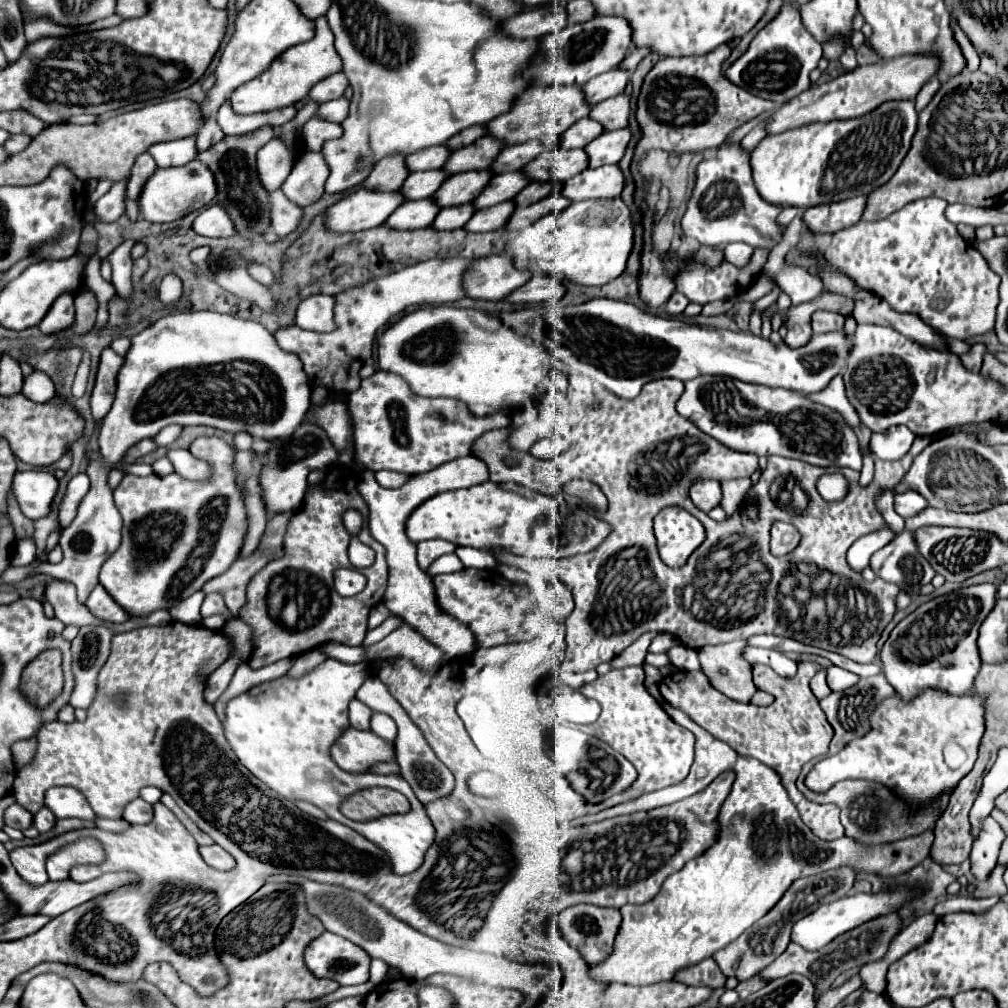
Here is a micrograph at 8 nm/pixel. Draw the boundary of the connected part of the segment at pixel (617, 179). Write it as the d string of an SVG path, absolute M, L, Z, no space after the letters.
M599 166L585 170L563 184L563 196L571 202L617 198L623 190L623 174L617 166Z

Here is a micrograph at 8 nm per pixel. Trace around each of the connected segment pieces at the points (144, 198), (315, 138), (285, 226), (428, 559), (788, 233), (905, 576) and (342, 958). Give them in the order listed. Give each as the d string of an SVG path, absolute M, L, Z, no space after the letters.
M193 160L179 168L159 168L145 184L139 198L141 216L149 222L173 222L183 218L189 212L201 210L217 196L217 182L213 172L199 160Z
M313 116L311 120L305 122L301 136L303 136L303 144L305 144L307 150L319 152L325 140L337 138L337 136L341 136L341 132L343 132L341 124L335 124L335 122L323 120L319 116Z
M277 190L269 196L271 202L271 226L275 230L277 236L287 236L289 232L293 232L303 216L303 210L293 204L291 200L287 200L287 196Z
M425 540L425 542L419 542L417 544L417 562L419 562L419 568L421 570L427 570L427 566L443 556L443 554L449 554L453 552L453 544L447 542L447 540Z
M797 215L785 229L782 240L771 250L767 264L763 266L763 272L775 280L775 284L791 296L793 304L813 300L821 294L823 282L821 278L809 274L803 268L789 266L785 262L787 251L795 247L799 242L800 233L805 229L802 215Z
M901 532L885 548L877 550L871 556L871 570L879 578L909 592L911 598L915 598L921 586L931 582L935 576L929 562L917 552L913 532Z
M323 932L305 950L309 970L321 978L333 978L341 986L363 984L369 980L371 958L363 948L333 934Z

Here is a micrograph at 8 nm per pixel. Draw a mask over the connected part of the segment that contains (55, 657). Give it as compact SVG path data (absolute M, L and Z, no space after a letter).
M59 650L43 652L23 672L23 690L37 706L53 701L63 688L62 655Z

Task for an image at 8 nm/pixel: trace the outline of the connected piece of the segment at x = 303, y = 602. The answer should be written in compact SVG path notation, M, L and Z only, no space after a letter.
M337 464L337 466L339 467L332 467L327 472L321 484L307 486L301 508L289 520L289 526L287 526L287 532L285 532L285 538L283 538L283 546L285 546L283 556L277 558L277 560L271 560L267 566L263 566L251 578L251 582L247 586L247 602L239 610L239 618L253 628L253 636L251 636L253 650L251 650L251 658L249 658L251 668L269 666L277 660L291 658L295 654L307 652L307 650L321 646L325 642L341 642L341 644L347 644L347 646L361 646L361 644L369 646L369 644L383 640L387 634L391 634L395 628L399 628L403 624L403 620L399 616L391 614L381 626L367 632L369 610L383 600L383 594L385 594L385 588L387 588L387 560L385 560L385 546L369 536L369 530L365 528L365 524L363 524L361 532L357 534L357 538L361 538L361 542L371 546L377 554L373 566L361 570L361 574L365 574L365 578L367 578L367 586L365 586L363 592L359 592L357 596L351 596L351 598L339 596L333 588L334 571L338 568L352 567L349 558L347 558L347 546L349 546L351 534L343 524L343 514L347 510L359 510L361 516L367 520L367 504L365 504L365 500L361 500L361 494L357 492L357 482L359 481L357 477L353 476L357 472L351 472L347 466L341 466L341 464Z

